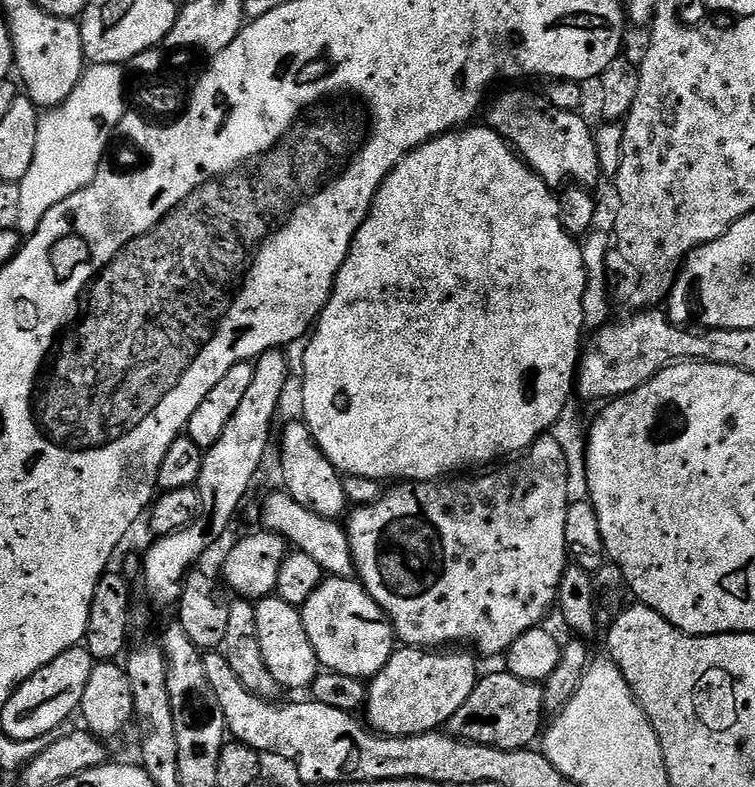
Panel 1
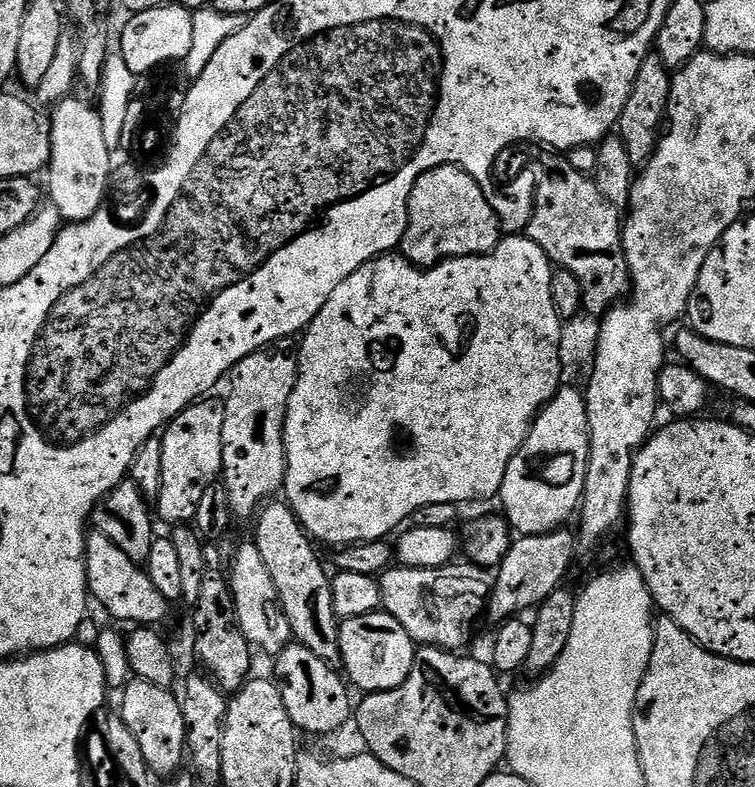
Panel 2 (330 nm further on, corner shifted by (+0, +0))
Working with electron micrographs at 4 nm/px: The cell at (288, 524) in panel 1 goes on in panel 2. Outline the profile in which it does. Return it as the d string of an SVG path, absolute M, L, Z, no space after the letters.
M389 566L381 572L380 603L383 611L389 612L395 620L402 622L402 630L410 634L417 645L430 648L463 649L463 644L472 640L480 616L485 615L490 595L489 581L484 581L475 567L435 568L418 570Z

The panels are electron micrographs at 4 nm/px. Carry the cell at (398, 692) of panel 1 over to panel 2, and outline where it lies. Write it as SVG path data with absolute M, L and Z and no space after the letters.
M568 530L547 536L520 536L504 555L495 573L496 584L494 580L490 588L487 619L503 622L519 617L527 608L539 608L546 598L550 598L550 594L565 583L564 575L572 564L572 555L577 555L577 552L575 535L571 531L568 533Z

